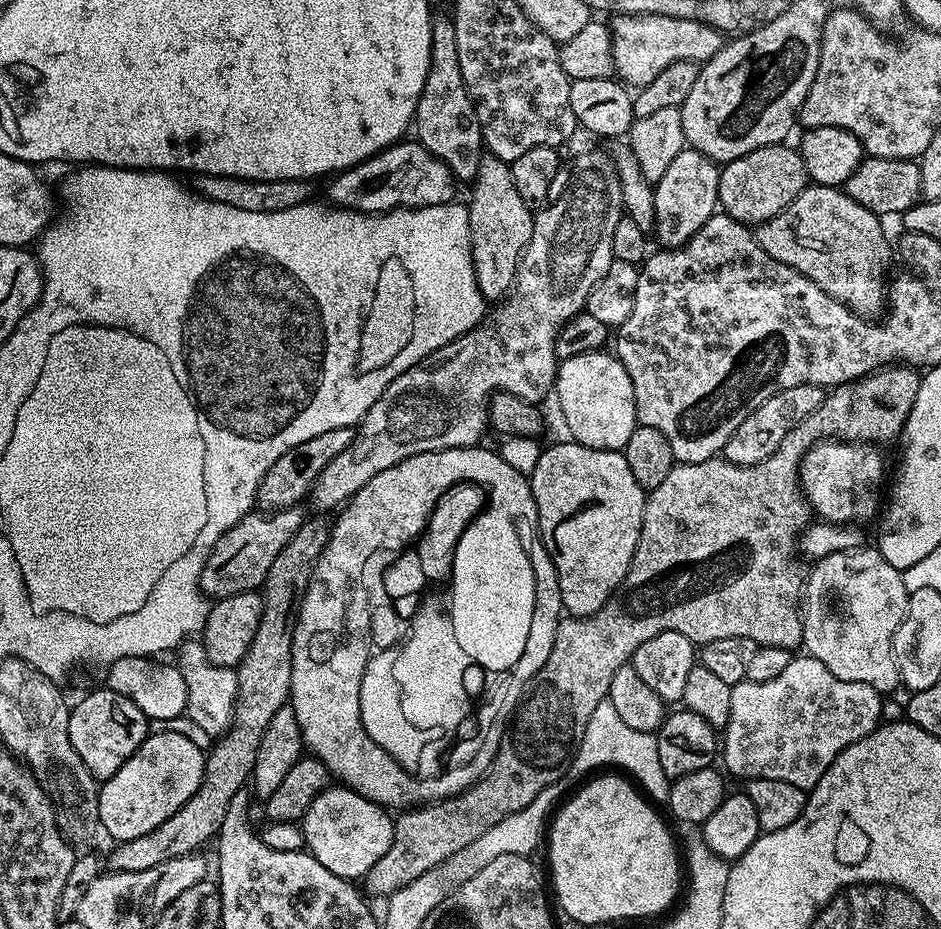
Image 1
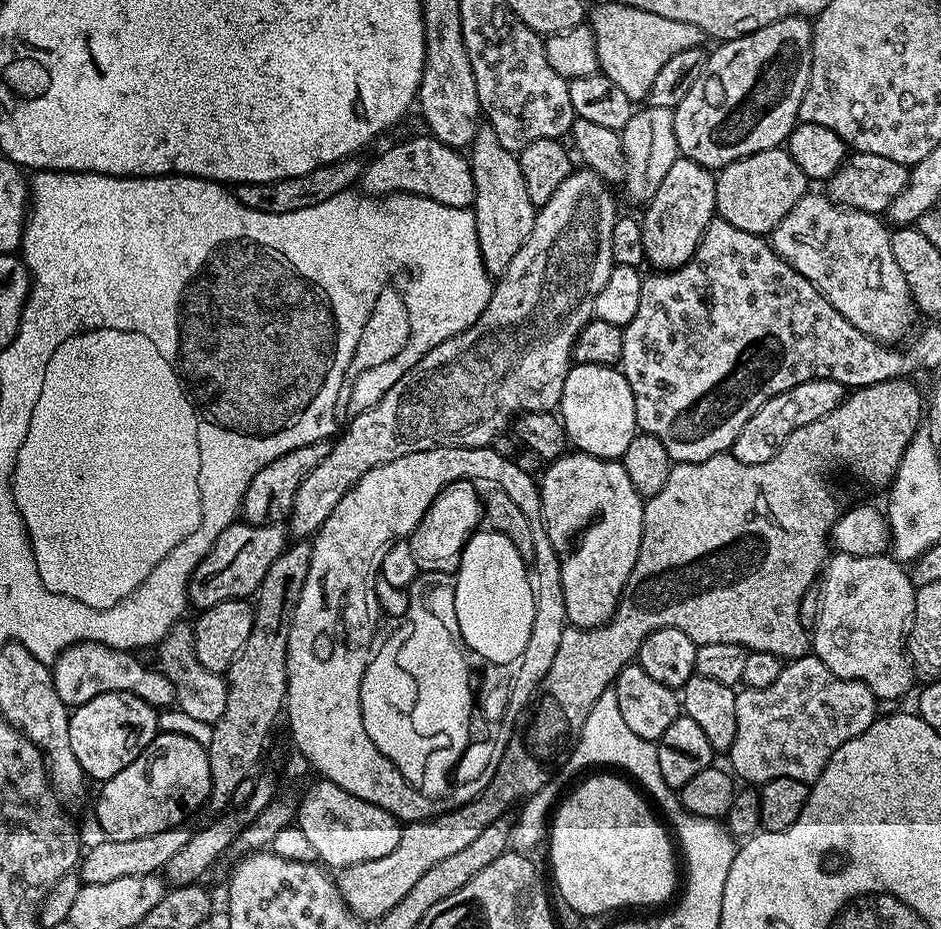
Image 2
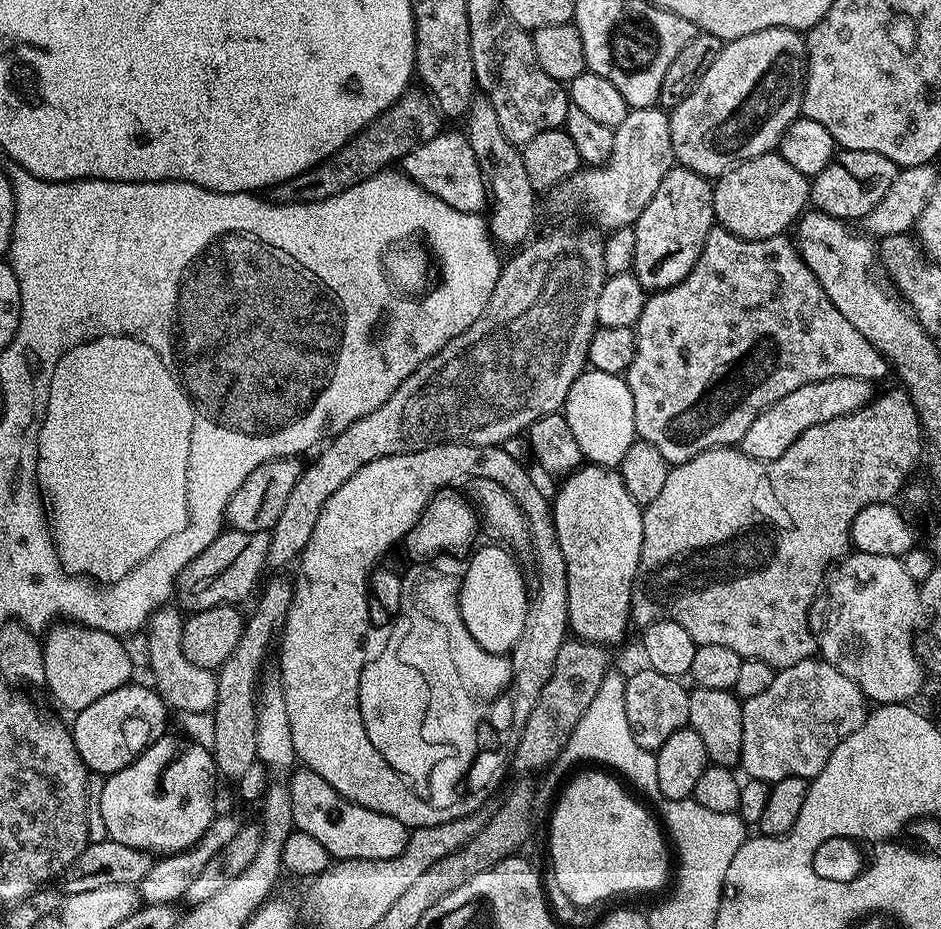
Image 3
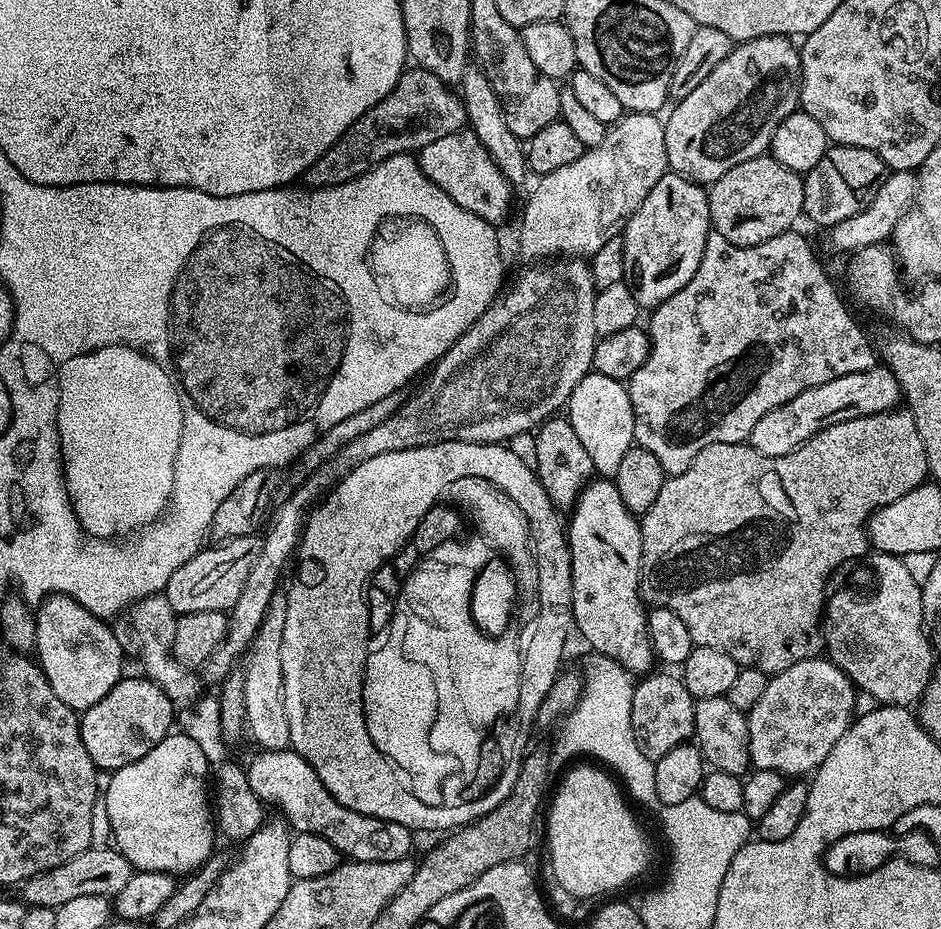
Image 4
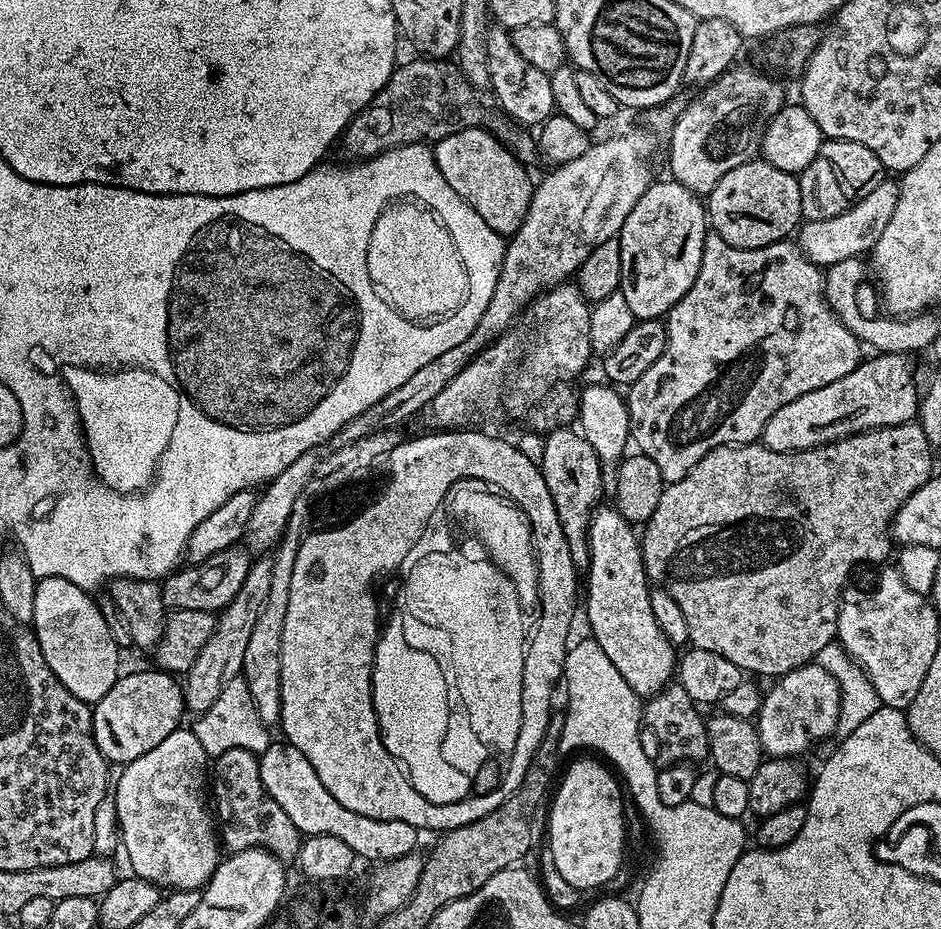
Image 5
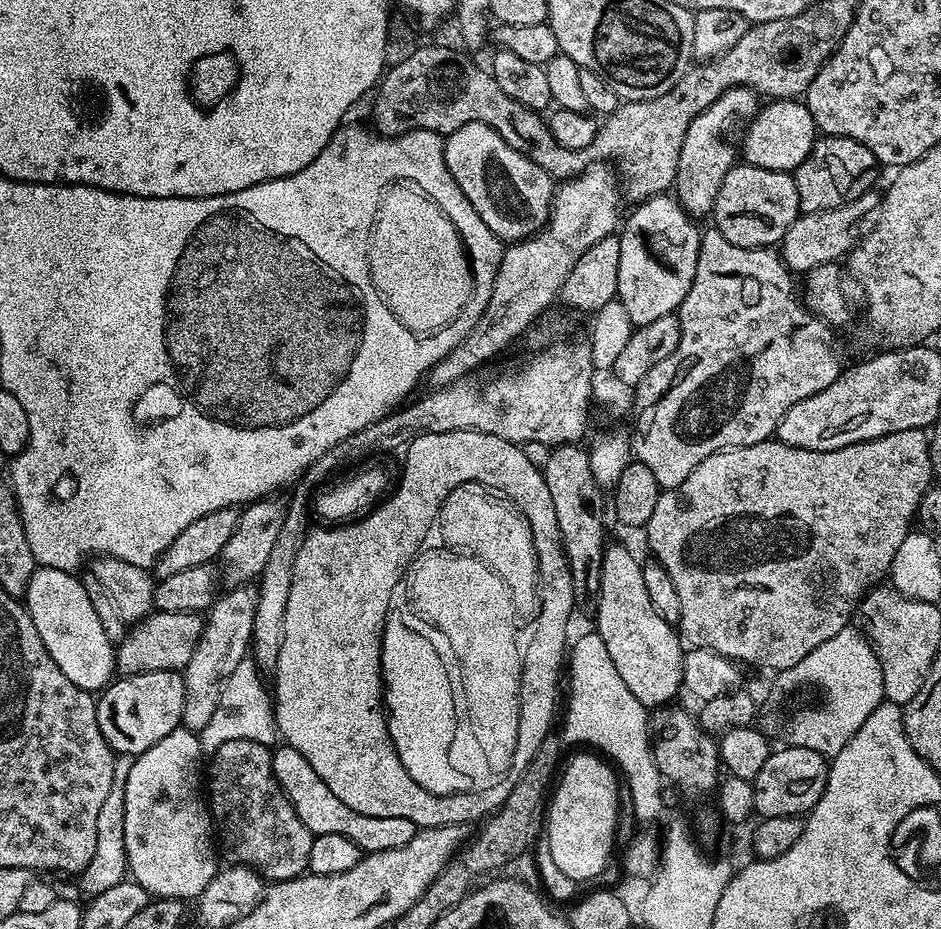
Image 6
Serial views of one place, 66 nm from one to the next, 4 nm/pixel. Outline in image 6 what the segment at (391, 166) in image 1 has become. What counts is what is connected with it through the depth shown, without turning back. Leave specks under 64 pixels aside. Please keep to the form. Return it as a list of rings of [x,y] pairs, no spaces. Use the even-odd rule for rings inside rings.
[[[482,122],[458,126],[458,130],[444,137],[444,153],[454,182],[462,186],[462,194],[466,194],[474,210],[482,214],[482,222],[501,240],[522,240],[547,224],[554,195],[553,176],[546,174],[542,166],[532,165],[526,154],[518,154],[518,150],[490,126]]]

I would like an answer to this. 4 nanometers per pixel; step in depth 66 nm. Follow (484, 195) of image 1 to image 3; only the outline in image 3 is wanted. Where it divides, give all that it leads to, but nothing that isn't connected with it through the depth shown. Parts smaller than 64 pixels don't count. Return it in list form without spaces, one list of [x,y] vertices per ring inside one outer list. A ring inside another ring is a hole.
[[[474,98],[470,102],[466,123],[468,123],[466,135],[470,142],[470,150],[474,150],[478,170],[488,186],[490,197],[490,207],[486,212],[488,234],[500,246],[523,245],[533,235],[532,226],[536,222],[538,194],[534,186],[530,186],[530,178],[526,175],[526,166],[522,162],[522,151],[517,145],[508,141],[506,134],[502,134],[498,117],[494,114],[494,106],[490,106],[488,100]]]

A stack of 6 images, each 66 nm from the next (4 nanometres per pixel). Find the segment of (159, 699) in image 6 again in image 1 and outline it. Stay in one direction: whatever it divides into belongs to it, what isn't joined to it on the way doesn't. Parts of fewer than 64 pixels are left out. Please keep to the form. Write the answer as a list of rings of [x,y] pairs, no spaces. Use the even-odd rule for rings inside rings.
[[[100,686],[97,692],[81,698],[77,704],[71,705],[68,713],[68,729],[70,730],[70,746],[78,750],[78,758],[90,770],[97,781],[109,780],[112,775],[142,746],[149,733],[149,719],[122,694]]]

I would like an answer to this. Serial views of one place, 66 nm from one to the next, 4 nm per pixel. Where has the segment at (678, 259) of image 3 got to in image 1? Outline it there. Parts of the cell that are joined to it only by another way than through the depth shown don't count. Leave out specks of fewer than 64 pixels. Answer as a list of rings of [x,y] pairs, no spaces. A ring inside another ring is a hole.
[[[685,146],[678,154],[678,158],[670,162],[666,174],[662,174],[662,178],[654,184],[654,214],[656,215],[654,236],[661,240],[664,248],[681,248],[695,232],[702,230],[704,223],[717,211],[719,181],[720,168],[709,156],[704,156],[693,148]]]

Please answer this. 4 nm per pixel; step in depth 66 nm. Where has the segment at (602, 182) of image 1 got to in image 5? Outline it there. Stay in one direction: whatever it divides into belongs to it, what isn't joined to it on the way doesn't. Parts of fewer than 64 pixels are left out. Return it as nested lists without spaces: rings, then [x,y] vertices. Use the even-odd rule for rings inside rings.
[[[565,282],[556,285],[555,288],[551,290],[545,290],[524,309],[522,315],[517,319],[516,323],[512,327],[507,328],[498,339],[488,345],[488,347],[483,348],[479,354],[472,359],[471,362],[465,366],[459,374],[453,378],[453,380],[444,387],[442,392],[438,394],[438,398],[434,401],[434,408],[437,408],[444,416],[452,416],[455,412],[460,412],[460,416],[465,420],[465,425],[476,426],[479,420],[512,420],[515,416],[524,416],[532,407],[537,404],[537,406],[543,405],[545,401],[549,399],[552,387],[555,386],[559,380],[572,380],[584,367],[588,364],[588,359],[593,359],[594,353],[592,347],[590,346],[590,314],[592,309],[590,307],[589,301],[585,300],[583,292],[580,291],[579,287],[575,283]],[[253,559],[238,594],[234,594],[234,598],[230,598],[225,608],[220,609],[214,634],[210,634],[210,639],[206,641],[206,646],[202,646],[194,666],[190,666],[182,680],[184,707],[189,713],[199,714],[210,710],[222,694],[224,686],[228,682],[234,682],[243,673],[246,645],[254,630],[254,622],[258,622],[258,614],[262,614],[262,606],[266,606],[266,598],[270,595],[271,569],[271,559]]]

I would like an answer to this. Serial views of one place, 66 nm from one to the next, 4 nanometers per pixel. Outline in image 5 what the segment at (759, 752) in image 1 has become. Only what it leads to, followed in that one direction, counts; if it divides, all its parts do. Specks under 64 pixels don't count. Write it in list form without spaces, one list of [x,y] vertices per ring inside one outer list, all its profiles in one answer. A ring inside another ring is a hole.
[[[818,662],[804,664],[793,672],[779,677],[772,689],[764,692],[764,701],[760,703],[760,710],[754,723],[765,753],[772,758],[800,758],[803,752],[815,740],[824,740],[836,731],[836,723],[840,717],[840,687],[828,671]]]

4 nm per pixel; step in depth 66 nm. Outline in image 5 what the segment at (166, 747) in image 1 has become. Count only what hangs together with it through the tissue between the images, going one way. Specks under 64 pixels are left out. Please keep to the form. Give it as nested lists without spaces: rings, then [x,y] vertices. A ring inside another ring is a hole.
[[[184,726],[176,728],[166,734],[166,738],[162,738],[154,750],[146,750],[142,758],[134,758],[123,765],[121,772],[124,773],[114,780],[114,795],[122,852],[128,855],[131,875],[149,880],[161,890],[203,889],[222,859],[222,848],[218,843],[218,828],[210,811],[210,796],[206,791],[210,784],[210,757],[194,732]]]

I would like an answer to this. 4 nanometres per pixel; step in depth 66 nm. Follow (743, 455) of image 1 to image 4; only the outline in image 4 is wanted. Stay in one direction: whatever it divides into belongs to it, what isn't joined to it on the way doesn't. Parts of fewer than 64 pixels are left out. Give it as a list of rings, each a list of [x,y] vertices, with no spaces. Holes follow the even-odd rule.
[[[877,366],[865,372],[855,372],[834,378],[822,386],[814,386],[810,390],[802,390],[790,402],[762,414],[762,419],[754,425],[754,430],[749,434],[747,443],[752,449],[763,456],[785,456],[805,444],[814,434],[834,426],[838,422],[850,422],[854,418],[862,418],[879,412],[891,412],[901,403],[900,387],[894,378],[894,374],[886,366]]]

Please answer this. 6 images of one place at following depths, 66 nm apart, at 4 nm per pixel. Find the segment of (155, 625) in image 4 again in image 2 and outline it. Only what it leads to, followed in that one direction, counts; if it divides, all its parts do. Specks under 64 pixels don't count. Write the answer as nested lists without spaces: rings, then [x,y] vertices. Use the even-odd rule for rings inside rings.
[[[177,624],[160,639],[158,645],[158,668],[164,677],[174,686],[176,691],[175,707],[185,712],[190,718],[196,718],[210,725],[222,718],[222,710],[226,710],[227,679],[221,673],[206,670],[202,662],[198,662],[198,654],[194,654],[194,634],[192,624]]]

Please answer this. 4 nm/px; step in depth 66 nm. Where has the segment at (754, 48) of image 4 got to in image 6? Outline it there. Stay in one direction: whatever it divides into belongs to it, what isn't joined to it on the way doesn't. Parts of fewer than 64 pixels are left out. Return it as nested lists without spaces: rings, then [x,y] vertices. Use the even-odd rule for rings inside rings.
[[[731,88],[726,90],[716,99],[710,107],[702,110],[694,122],[688,124],[686,138],[682,142],[682,150],[678,154],[678,170],[676,171],[676,182],[674,185],[674,195],[679,200],[684,211],[693,218],[707,217],[712,211],[718,190],[722,186],[722,178],[730,169],[735,168],[738,163],[738,145],[743,141],[745,131],[752,119],[762,107],[762,100],[751,88]]]

